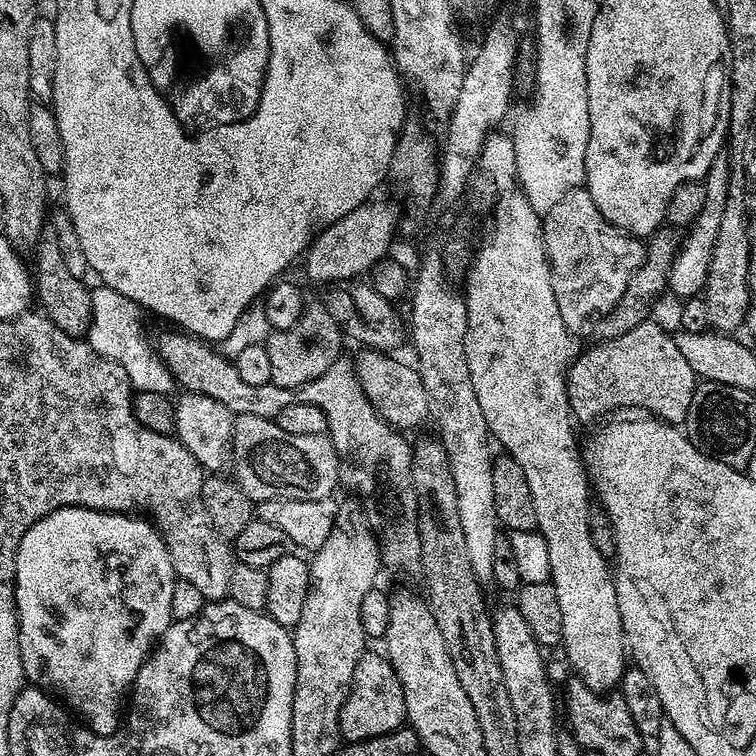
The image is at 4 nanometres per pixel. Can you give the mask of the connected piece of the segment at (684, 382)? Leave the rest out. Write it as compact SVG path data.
M652 318L646 319L638 326L634 326L634 330L626 330L626 334L622 334L618 338L593 343L593 348L586 349L577 360L575 357L575 359L569 363L568 374L566 377L568 381L568 407L573 417L575 417L579 423L581 420L582 423L588 424L595 418L595 416L600 416L603 412L610 411L611 408L645 408L645 410L648 411L645 413L651 414L653 417L666 420L668 423L677 426L683 425L686 414L690 410L690 398L694 394L698 378L694 374L694 370L690 370L690 362L686 362L686 358L682 358L682 350L678 350L673 333L671 331L668 333L662 325L655 324L654 321L655 319Z

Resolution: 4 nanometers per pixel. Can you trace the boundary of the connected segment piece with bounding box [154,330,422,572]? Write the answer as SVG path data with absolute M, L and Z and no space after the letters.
M183 330L168 331L172 332L164 332L154 340L154 347L157 356L170 370L173 381L179 387L181 384L184 392L206 394L206 398L222 402L222 406L236 416L254 414L254 418L267 420L275 420L282 410L286 410L286 406L296 400L318 406L318 410L326 414L326 435L340 457L343 483L348 483L360 495L359 503L368 527L378 537L381 565L396 572L420 568L422 542L418 522L421 509L416 505L416 490L412 482L413 445L410 440L408 444L404 437L407 435L393 428L366 398L351 359L335 360L326 374L306 382L301 388L287 388L273 383L253 386L250 382L242 382L242 378L238 378L235 363L227 355L214 352L209 343L189 336Z

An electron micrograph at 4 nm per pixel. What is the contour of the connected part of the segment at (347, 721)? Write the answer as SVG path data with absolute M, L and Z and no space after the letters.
M368 650L360 657L348 688L348 697L340 711L340 734L349 744L378 738L378 734L390 734L406 724L406 698L402 682L398 674L394 674L387 655L377 652Z

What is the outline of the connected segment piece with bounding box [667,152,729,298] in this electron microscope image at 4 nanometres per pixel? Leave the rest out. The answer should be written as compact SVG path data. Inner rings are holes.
M721 152L711 163L710 170L705 172L702 180L705 193L705 205L702 206L701 213L698 214L694 222L689 225L683 235L680 247L674 262L671 264L668 275L668 287L670 292L674 292L679 298L695 296L703 291L704 284L708 280L709 260L714 242L717 240L719 227L722 224L723 211L726 208L726 194L729 193L729 160L727 153Z

